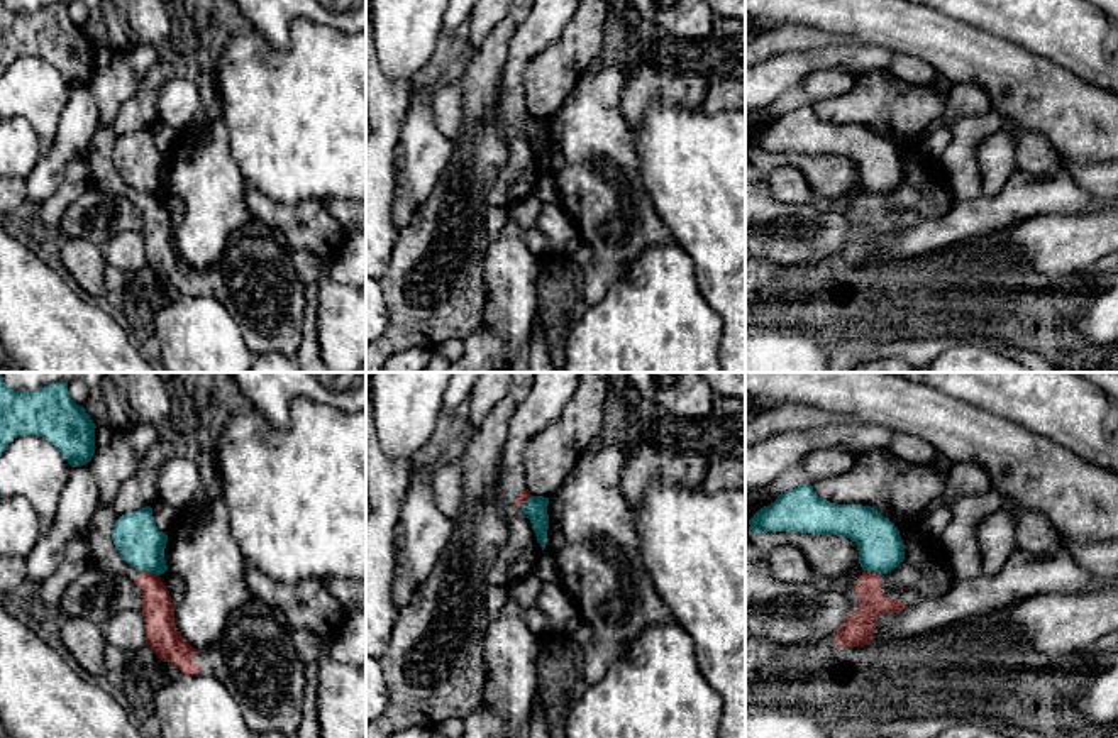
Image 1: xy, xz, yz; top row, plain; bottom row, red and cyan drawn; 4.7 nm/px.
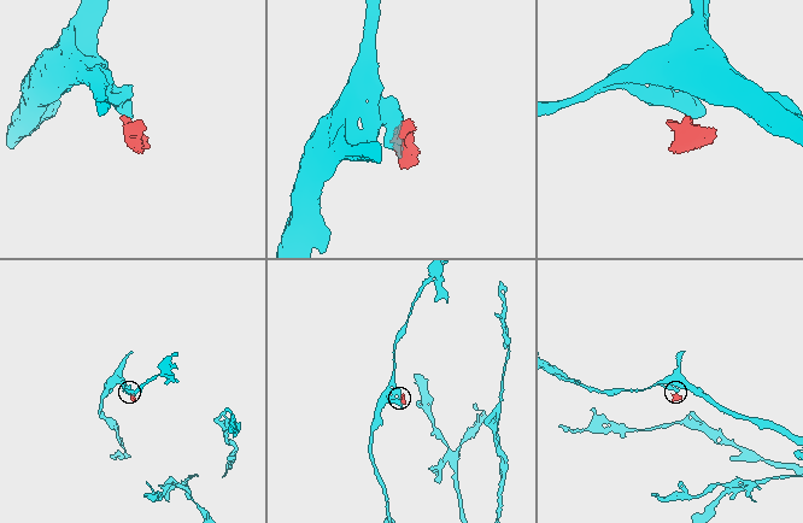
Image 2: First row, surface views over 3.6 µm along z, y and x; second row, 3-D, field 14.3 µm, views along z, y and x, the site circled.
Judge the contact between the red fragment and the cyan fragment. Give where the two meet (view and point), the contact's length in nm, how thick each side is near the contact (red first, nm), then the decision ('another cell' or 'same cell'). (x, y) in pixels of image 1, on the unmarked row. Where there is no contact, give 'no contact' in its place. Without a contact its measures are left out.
yz (873, 193) | 100 nm | 140/220 nm | another cell

